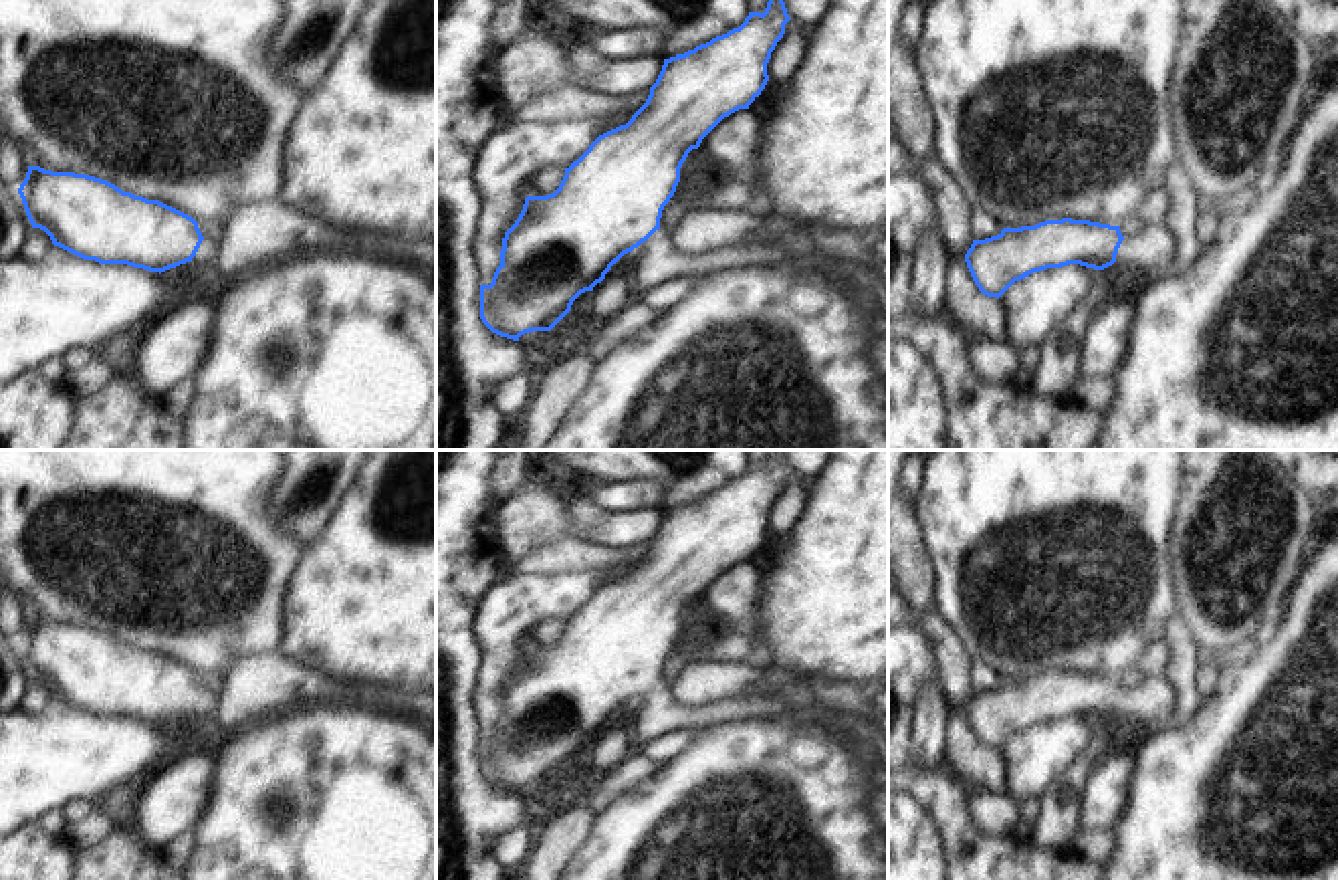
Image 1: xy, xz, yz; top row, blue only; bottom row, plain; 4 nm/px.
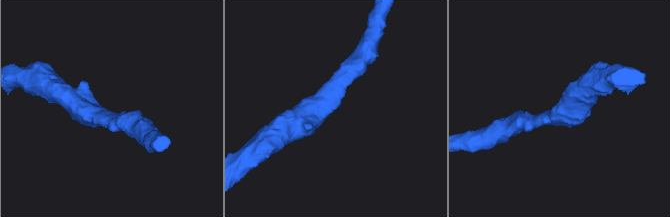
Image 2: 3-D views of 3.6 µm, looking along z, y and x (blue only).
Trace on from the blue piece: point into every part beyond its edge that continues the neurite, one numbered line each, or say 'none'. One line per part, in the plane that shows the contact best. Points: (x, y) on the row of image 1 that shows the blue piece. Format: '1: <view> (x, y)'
1: yz (1151, 251).

